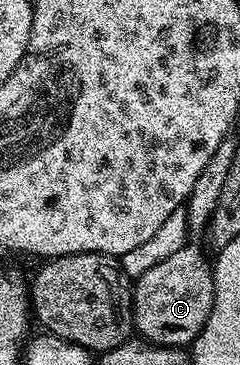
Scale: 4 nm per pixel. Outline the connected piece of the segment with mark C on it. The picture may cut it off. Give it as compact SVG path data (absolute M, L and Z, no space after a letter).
M189 243L182 247L182 251L170 255L170 259L162 259L158 267L150 267L146 275L136 277L131 290L132 323L135 332L145 342L153 345L188 347L206 327L206 319L210 319L210 311L214 307L214 265L209 258L208 261L204 258L203 251L195 243Z

